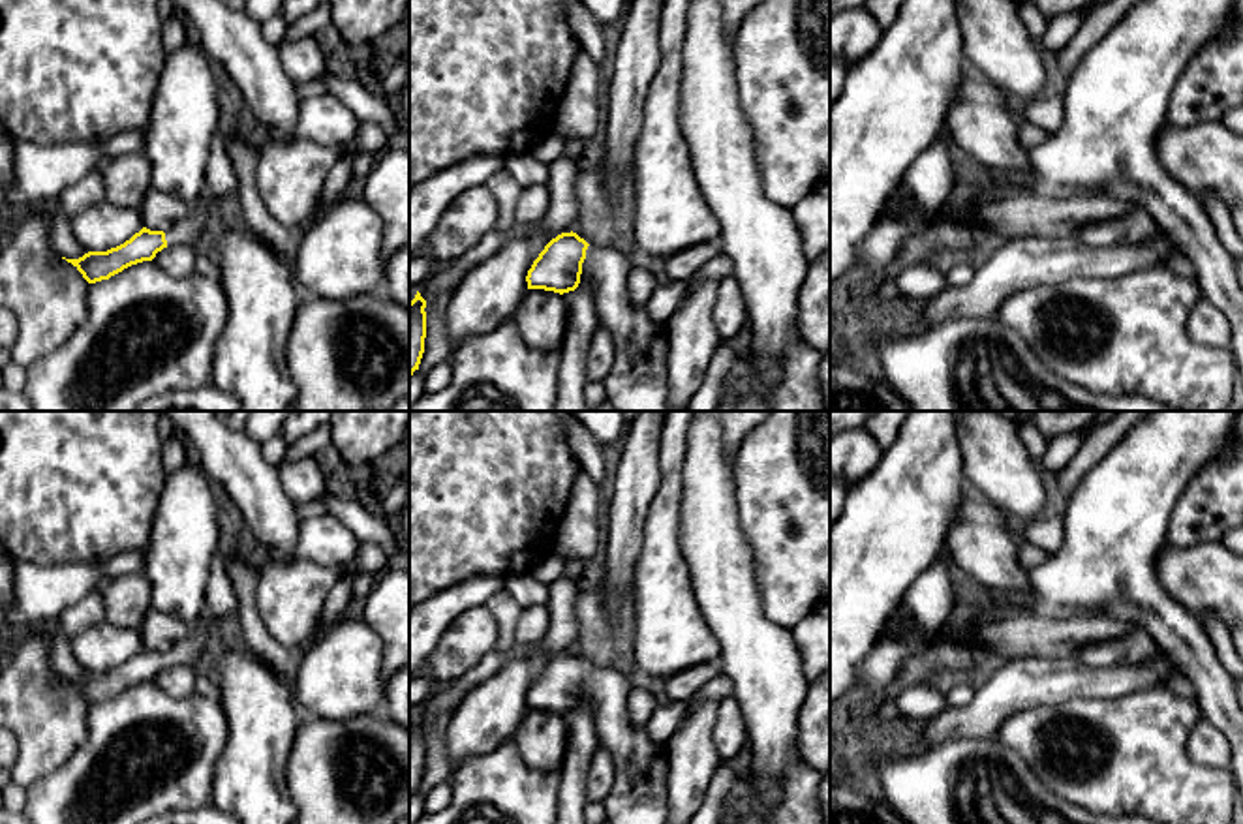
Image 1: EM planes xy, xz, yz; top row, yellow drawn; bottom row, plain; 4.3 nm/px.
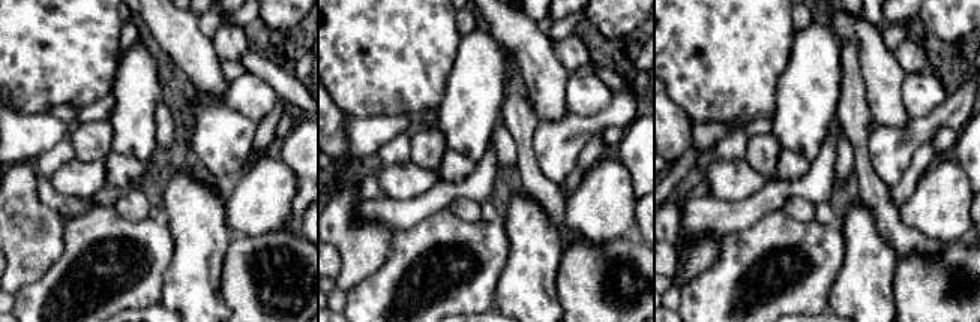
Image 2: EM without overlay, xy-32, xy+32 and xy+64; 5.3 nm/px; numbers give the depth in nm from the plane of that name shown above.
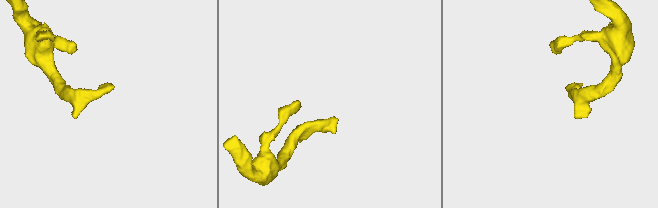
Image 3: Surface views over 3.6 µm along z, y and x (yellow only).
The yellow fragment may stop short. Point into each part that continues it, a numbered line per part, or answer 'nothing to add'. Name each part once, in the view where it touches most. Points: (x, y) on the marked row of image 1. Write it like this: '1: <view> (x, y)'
1: xz (639, 378)

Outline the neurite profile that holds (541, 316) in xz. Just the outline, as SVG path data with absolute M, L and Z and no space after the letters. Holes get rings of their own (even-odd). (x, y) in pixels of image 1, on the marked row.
M528 289L511 319L518 327L524 342L533 349L545 353L560 351L567 319L560 293Z

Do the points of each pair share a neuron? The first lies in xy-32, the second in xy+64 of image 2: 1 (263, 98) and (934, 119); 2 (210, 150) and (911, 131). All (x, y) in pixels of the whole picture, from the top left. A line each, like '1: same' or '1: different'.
1: different
2: same

